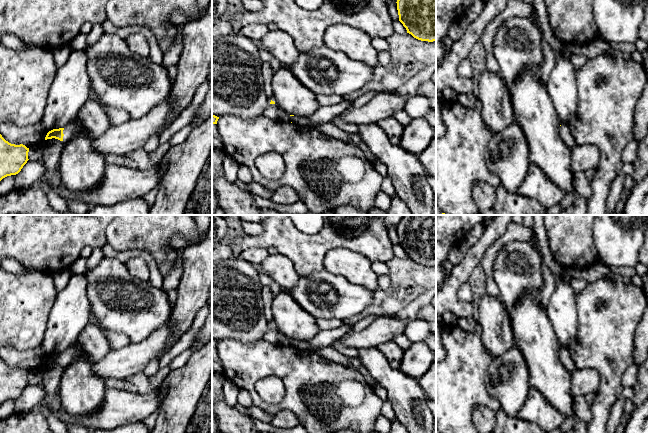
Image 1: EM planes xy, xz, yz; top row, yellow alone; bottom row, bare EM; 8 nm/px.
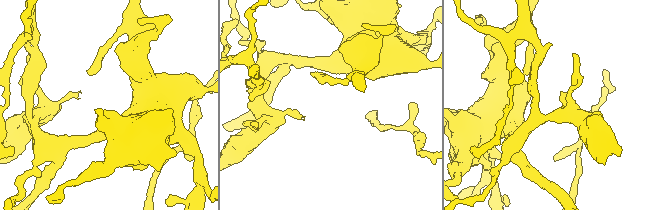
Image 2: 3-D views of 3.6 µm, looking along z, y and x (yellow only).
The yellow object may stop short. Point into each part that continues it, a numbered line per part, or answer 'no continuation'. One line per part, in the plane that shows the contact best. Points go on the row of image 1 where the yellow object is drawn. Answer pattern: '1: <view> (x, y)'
1: xy (52, 149)

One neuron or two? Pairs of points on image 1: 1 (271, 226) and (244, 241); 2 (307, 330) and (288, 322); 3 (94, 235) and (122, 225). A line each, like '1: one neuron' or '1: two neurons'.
1: one neuron
2: one neuron
3: two neurons

